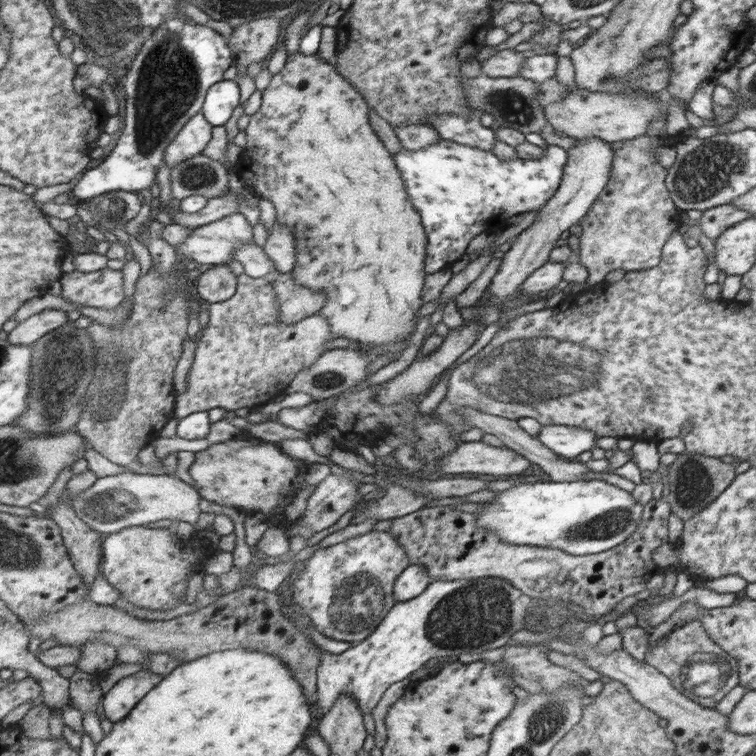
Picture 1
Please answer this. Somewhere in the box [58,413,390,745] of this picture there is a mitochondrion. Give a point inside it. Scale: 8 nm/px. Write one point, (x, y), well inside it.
(112, 504)

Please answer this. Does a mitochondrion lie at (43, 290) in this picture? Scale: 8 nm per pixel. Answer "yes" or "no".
no

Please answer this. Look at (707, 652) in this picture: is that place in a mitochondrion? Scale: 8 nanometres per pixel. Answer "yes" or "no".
yes

